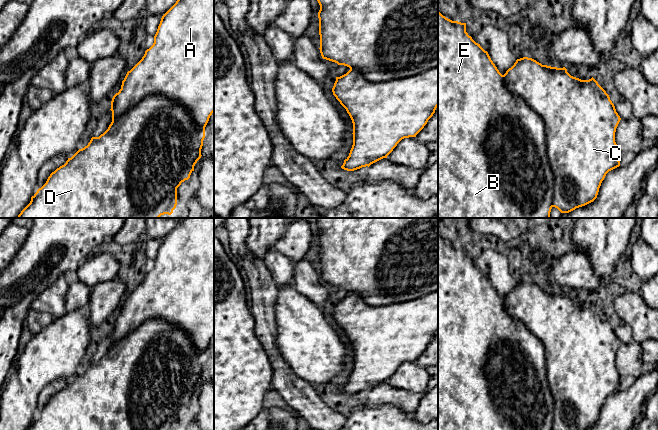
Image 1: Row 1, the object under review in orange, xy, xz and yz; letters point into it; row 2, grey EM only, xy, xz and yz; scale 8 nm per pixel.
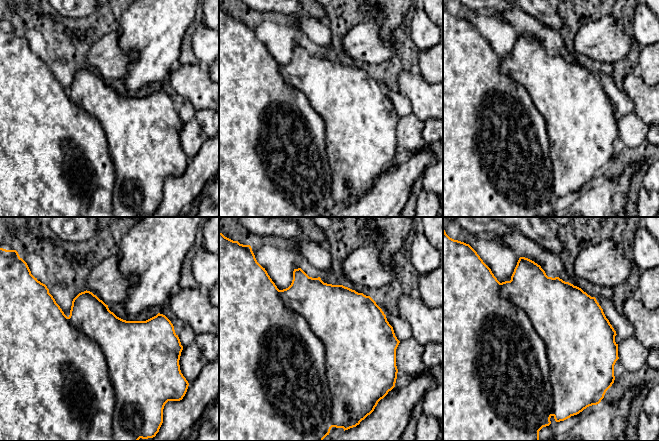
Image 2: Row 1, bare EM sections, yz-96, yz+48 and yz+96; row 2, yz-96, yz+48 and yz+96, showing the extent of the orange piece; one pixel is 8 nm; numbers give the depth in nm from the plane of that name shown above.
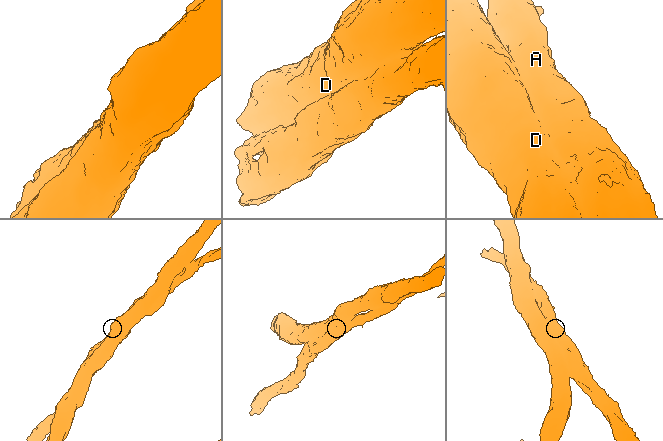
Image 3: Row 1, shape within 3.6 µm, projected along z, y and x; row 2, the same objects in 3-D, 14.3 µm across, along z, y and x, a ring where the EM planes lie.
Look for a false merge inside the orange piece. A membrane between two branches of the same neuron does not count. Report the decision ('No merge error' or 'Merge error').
Merge error

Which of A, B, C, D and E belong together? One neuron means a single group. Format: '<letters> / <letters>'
A C / B D E

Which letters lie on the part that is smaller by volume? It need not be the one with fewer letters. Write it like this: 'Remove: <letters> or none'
Remove: A, C

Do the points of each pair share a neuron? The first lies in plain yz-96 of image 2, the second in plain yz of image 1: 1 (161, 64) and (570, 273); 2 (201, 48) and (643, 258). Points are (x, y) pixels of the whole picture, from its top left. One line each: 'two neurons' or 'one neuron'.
1: two neurons
2: one neuron

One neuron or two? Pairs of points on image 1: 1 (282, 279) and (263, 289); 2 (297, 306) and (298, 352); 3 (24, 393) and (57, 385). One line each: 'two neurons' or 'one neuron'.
1: two neurons
2: one neuron
3: two neurons

